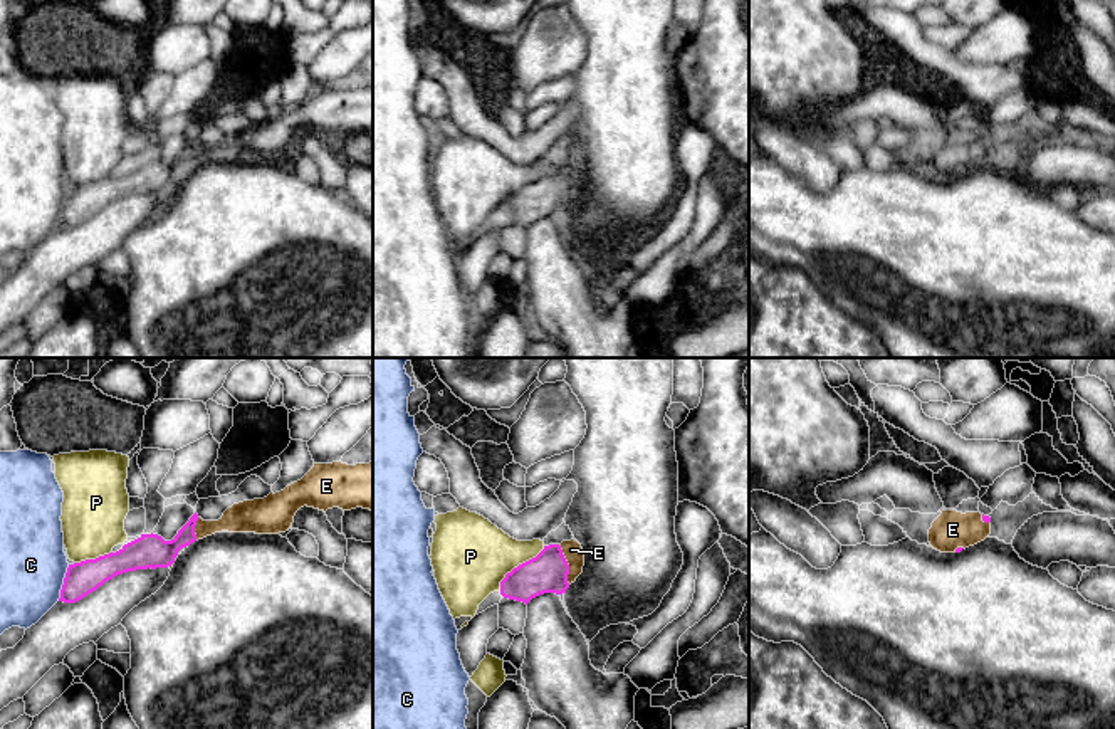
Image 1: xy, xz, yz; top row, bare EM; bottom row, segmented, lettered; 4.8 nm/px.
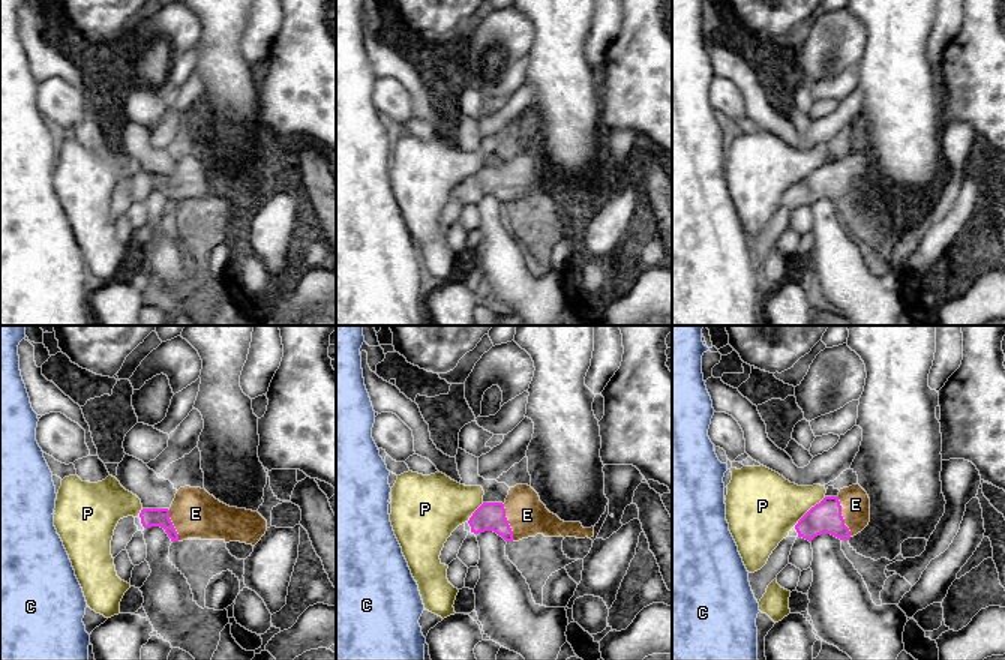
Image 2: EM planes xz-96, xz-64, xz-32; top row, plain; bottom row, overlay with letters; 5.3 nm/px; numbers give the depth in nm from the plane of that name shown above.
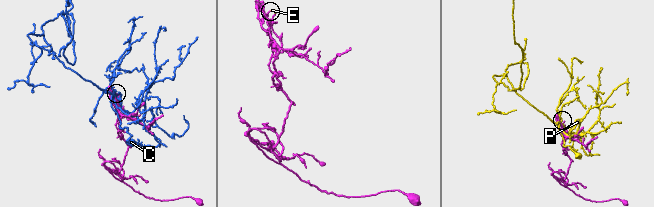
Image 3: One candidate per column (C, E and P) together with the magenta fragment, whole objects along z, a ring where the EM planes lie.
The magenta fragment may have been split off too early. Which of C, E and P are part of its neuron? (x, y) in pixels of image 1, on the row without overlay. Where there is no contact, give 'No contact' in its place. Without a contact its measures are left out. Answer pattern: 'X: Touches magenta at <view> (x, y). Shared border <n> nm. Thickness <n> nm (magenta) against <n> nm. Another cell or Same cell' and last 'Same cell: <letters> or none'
C: Touches magenta at xy (64, 207). Shared border 190 nm. Thickness 160 nm (magenta) against 320 nm. Another cell
E: Touches magenta at xz (568, 188). Shared border 200 nm. Thickness 190 nm (magenta) against 90 nm. Same cell
P: Touches magenta at xz (519, 188). Shared border 300 nm. Thickness 190 nm (magenta) against 380 nm. Another cell
Same cell: E

